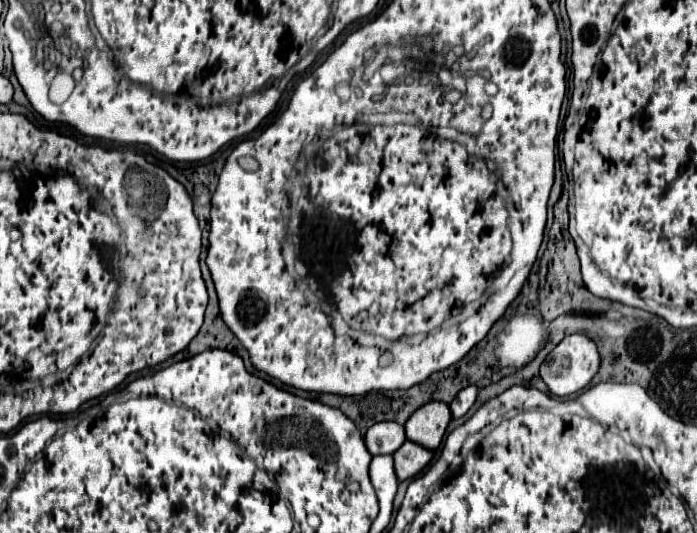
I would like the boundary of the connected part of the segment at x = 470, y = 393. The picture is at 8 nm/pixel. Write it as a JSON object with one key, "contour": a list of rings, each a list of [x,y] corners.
{"contour":[[[467,386],[467,388],[463,388],[463,390],[453,398],[453,402],[449,404],[451,416],[453,416],[453,418],[465,416],[467,410],[473,406],[475,398],[477,398],[477,386]]]}

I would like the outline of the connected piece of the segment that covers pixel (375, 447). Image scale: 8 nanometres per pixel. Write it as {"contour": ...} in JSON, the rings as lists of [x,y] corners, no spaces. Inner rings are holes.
{"contour":[[[377,422],[365,434],[365,446],[373,456],[393,454],[405,440],[405,428],[397,422]]]}

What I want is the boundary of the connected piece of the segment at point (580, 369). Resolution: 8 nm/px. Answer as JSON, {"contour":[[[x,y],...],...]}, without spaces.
{"contour":[[[569,334],[565,336],[545,358],[539,368],[539,376],[547,384],[547,388],[557,396],[569,396],[581,388],[585,388],[599,368],[599,352],[593,340],[583,334]]]}

